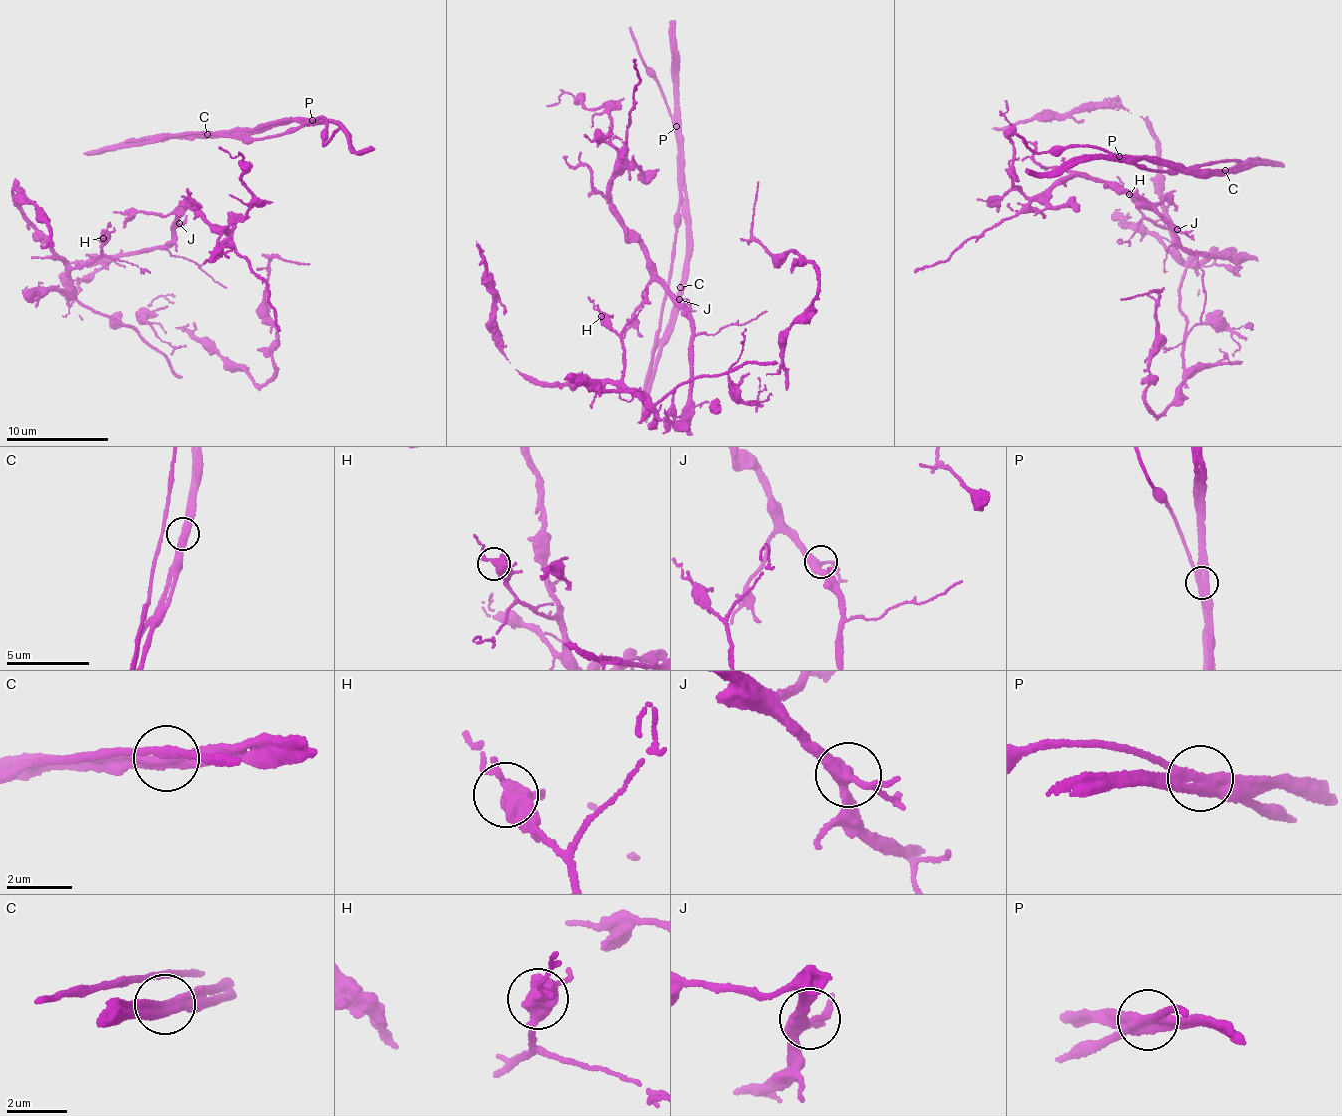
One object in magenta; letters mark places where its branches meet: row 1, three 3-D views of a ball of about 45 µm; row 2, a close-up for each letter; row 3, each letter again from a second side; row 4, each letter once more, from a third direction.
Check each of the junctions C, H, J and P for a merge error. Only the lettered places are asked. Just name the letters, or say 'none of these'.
C, P

